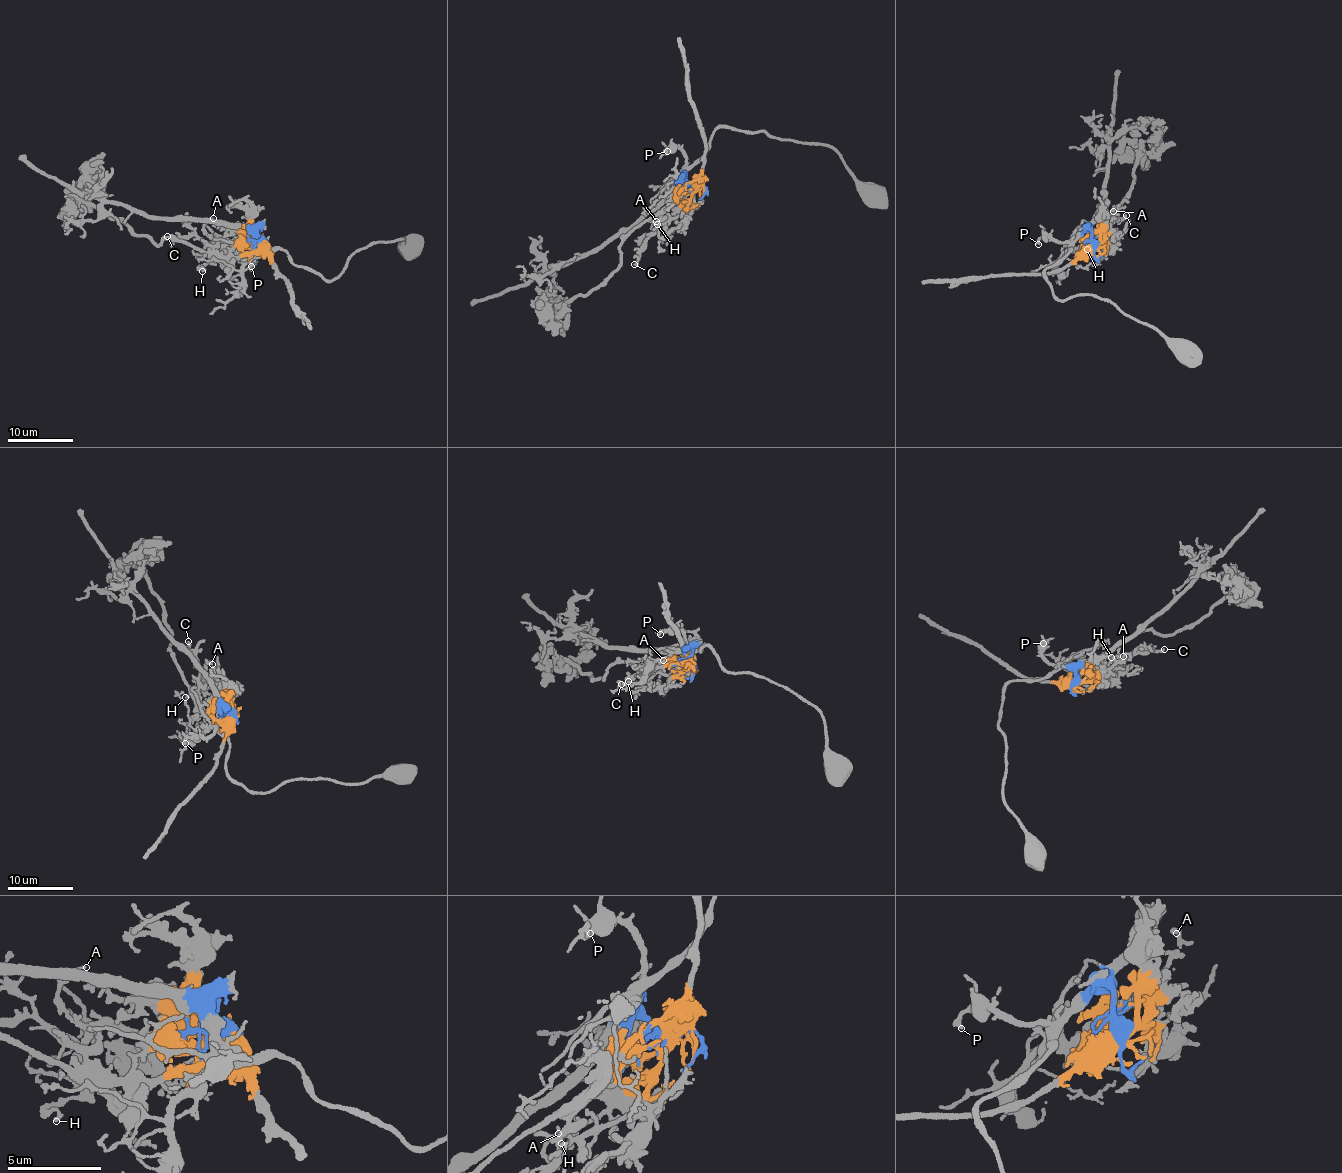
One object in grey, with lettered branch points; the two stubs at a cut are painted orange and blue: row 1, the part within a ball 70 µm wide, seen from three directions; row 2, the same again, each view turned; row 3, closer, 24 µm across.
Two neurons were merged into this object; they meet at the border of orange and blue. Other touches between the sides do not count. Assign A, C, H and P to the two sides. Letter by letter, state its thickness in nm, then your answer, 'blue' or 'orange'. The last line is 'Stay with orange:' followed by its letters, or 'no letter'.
A: 190 nm thick; orange
C: 240 nm thick; orange
H: 150 nm thick; orange
P: 280 nm thick; blue
Stay with orange: A, C, H

